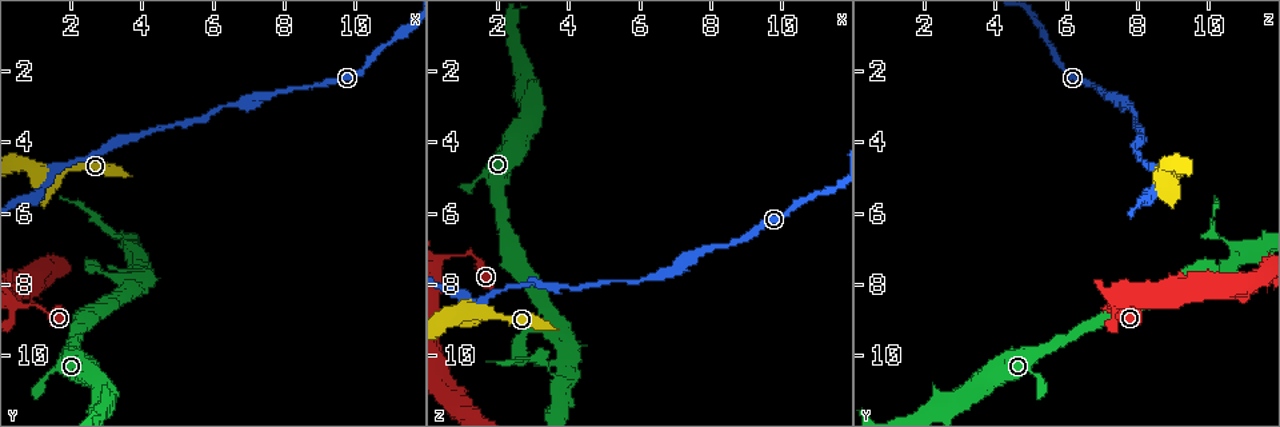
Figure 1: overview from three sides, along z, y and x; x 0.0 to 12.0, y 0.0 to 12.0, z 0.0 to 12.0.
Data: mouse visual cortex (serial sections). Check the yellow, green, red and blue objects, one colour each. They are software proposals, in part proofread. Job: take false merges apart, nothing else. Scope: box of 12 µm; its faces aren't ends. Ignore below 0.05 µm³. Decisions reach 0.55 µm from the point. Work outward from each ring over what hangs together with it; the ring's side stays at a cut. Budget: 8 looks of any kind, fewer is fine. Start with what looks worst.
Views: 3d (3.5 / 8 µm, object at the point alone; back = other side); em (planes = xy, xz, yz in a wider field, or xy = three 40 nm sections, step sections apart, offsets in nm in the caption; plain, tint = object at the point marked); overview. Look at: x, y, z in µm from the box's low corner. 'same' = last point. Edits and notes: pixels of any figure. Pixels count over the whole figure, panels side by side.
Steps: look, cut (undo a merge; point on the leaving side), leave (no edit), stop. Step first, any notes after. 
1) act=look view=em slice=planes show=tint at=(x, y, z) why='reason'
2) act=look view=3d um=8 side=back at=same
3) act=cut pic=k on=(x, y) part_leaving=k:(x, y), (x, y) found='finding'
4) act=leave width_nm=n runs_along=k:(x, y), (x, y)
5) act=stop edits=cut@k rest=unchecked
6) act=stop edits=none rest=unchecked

act=look view=3d um=3.5 at=(3.5, 6.8, 10.3) why='narrows sharply'

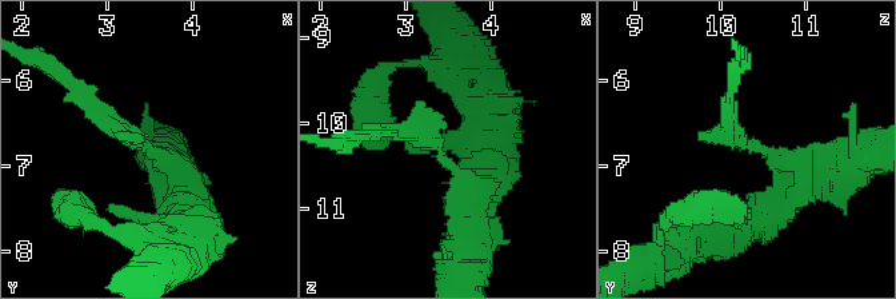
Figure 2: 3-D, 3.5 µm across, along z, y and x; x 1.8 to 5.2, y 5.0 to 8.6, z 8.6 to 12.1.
act=look view=em slice=xy step=5 show=plain at=(3.40, 6.80, 10.30)

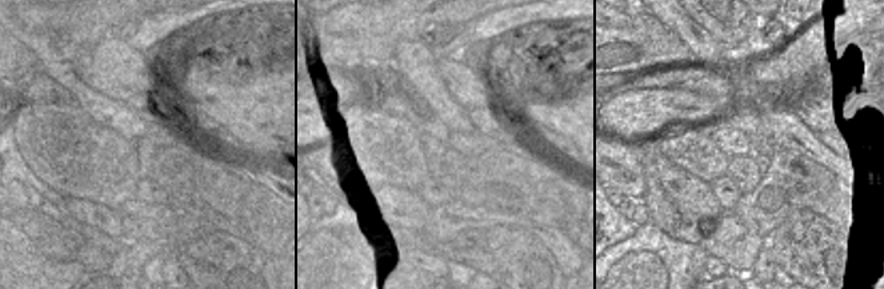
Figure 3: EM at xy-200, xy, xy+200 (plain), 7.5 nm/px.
act=look view=em slice=xy step=5 show=tint at=same why='where the object lies'

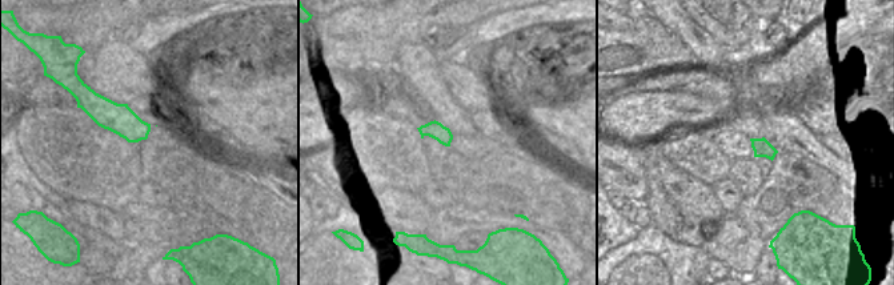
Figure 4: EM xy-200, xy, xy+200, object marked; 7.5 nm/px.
act=leave runs_along=2:(184, 198), (180, 164), (78, 91) found='continuous, no second cell'

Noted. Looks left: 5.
act=look view=3d um=8 at=(1.6, 5.0, 8.8) why='sudden change in width'

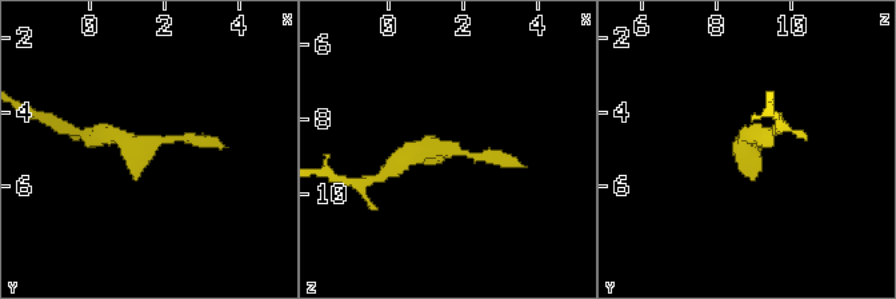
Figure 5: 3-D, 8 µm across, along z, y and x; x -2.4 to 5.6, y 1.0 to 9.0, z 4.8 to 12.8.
act=look view=em slice=xy step=1 show=tint at=(1.6, 4.9, 8.8) why='need the tissue'

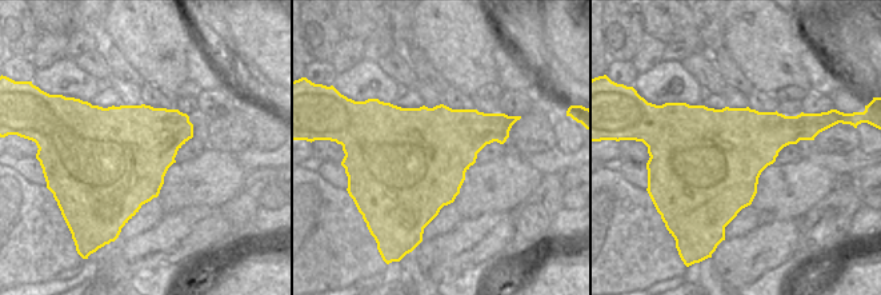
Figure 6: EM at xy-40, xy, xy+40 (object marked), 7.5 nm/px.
act=leave runs_along=5:(175, 139), (139, 148), (106, 134) found='all the same cell'

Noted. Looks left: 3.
act=look view=3d um=3.5 at=(0.9, 8.6, 7.1) why='thick turns thin'

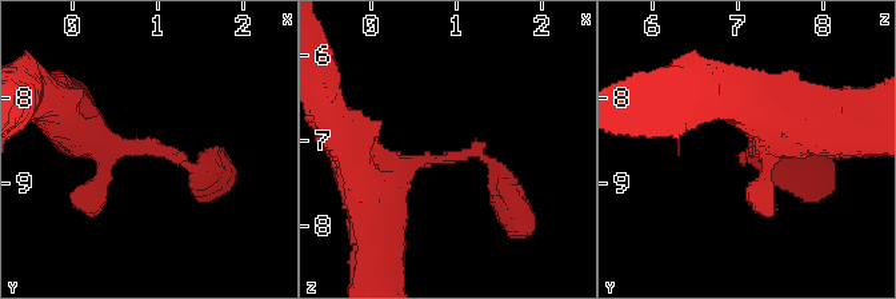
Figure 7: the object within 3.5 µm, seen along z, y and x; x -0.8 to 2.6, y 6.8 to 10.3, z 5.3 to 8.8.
act=look view=em slice=planes show=tint at=(0.90, 8.60, 7.15) arm_widths_nm=250,450 why='shape alone is not enough'

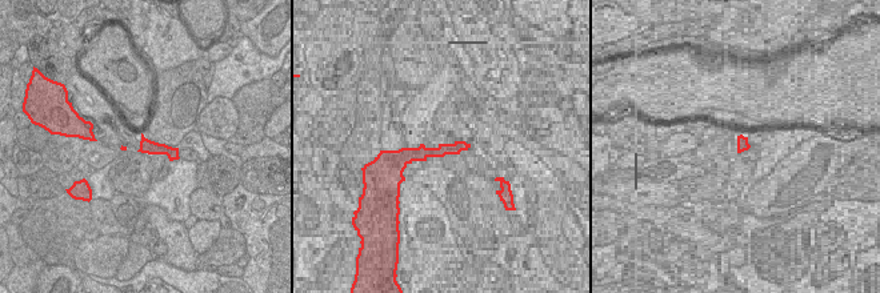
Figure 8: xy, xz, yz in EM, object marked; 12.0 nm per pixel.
act=look view=em slice=xy step=1 show=tint at=same why='cut it another way'

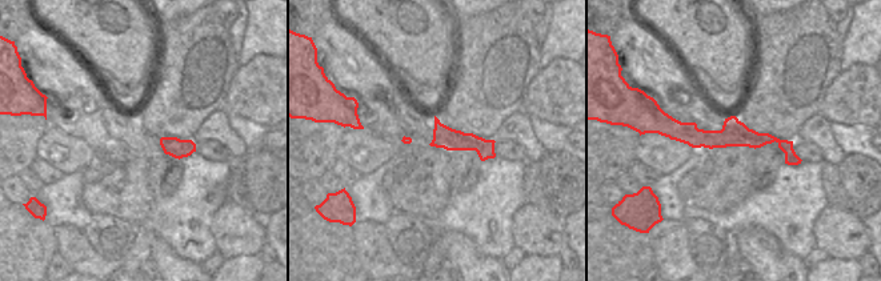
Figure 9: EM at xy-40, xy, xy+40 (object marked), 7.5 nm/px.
act=leave found='continuous, no second cell'

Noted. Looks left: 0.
act=stop edits=none rest=unchecked

